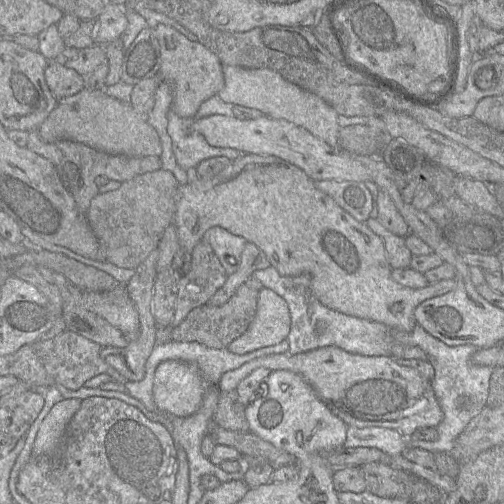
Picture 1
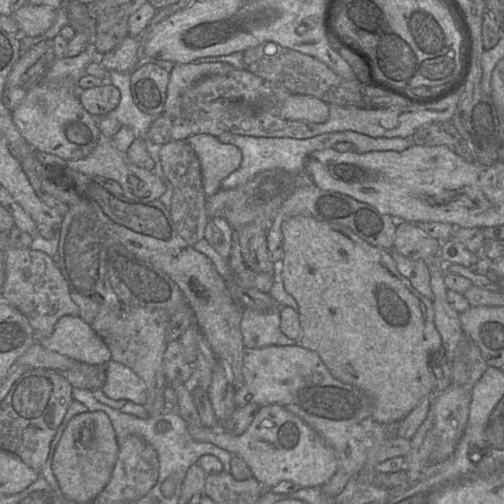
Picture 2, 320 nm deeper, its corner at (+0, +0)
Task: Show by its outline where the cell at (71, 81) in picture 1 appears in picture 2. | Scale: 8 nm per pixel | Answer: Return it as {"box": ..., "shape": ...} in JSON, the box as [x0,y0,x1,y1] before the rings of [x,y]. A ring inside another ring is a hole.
{"box":[77,84,121,117],"shape":[[[112,84],[79,89],[77,95],[83,108],[94,117],[106,116],[118,106],[121,97],[120,90]]]}

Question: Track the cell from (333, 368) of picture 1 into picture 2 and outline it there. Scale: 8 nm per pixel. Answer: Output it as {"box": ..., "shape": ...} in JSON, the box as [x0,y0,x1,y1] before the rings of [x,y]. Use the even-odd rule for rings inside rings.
{"box":[234,344,397,497],"shape":[[[299,344],[268,345],[247,349],[242,374],[243,384],[234,396],[236,407],[250,403],[259,407],[272,404],[282,406],[302,419],[333,448],[337,458],[337,469],[331,479],[322,486],[323,492],[328,496],[336,497],[343,491],[348,481],[365,467],[367,455],[373,447],[397,437],[397,425],[381,424],[373,419],[372,401],[363,390],[333,377],[316,352]]]}

